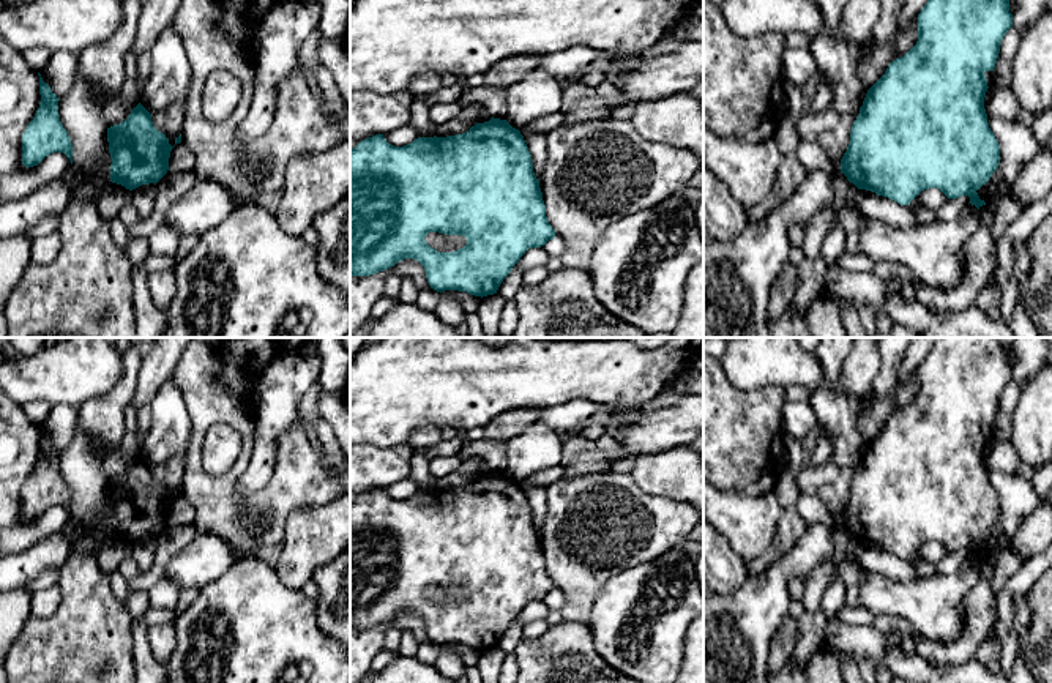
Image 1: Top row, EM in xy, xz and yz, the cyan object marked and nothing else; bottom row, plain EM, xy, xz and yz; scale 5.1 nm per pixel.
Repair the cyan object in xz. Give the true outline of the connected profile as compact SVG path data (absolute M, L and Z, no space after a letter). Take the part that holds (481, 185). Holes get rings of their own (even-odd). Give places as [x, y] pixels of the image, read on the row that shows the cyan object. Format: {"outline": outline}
{"outline": "M492 117L464 134L418 137L404 147L394 147L383 134L375 134L350 150L350 276L371 276L404 259L415 259L424 267L431 289L483 298L497 293L530 248L541 248L552 238L555 230L546 216L532 155L520 131L506 120ZM429 232L462 235L467 244L453 252L438 252L424 240Z"}

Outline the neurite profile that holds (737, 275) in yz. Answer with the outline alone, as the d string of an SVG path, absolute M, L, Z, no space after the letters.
M841 161L833 162L830 172L808 170L796 191L760 221L748 222L730 241L716 241L703 237L703 338L773 338L768 319L771 284L782 265L789 260L789 227L798 224L803 229L822 210L833 207L833 181L841 174Z

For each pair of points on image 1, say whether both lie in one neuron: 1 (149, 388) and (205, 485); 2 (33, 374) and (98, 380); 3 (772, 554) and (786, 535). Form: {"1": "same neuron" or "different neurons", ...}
{"1": "different neurons", "2": "same neuron", "3": "same neuron"}

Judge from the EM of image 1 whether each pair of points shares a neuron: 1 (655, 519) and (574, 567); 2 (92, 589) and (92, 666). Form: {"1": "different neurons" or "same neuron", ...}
{"1": "same neuron", "2": "same neuron"}

